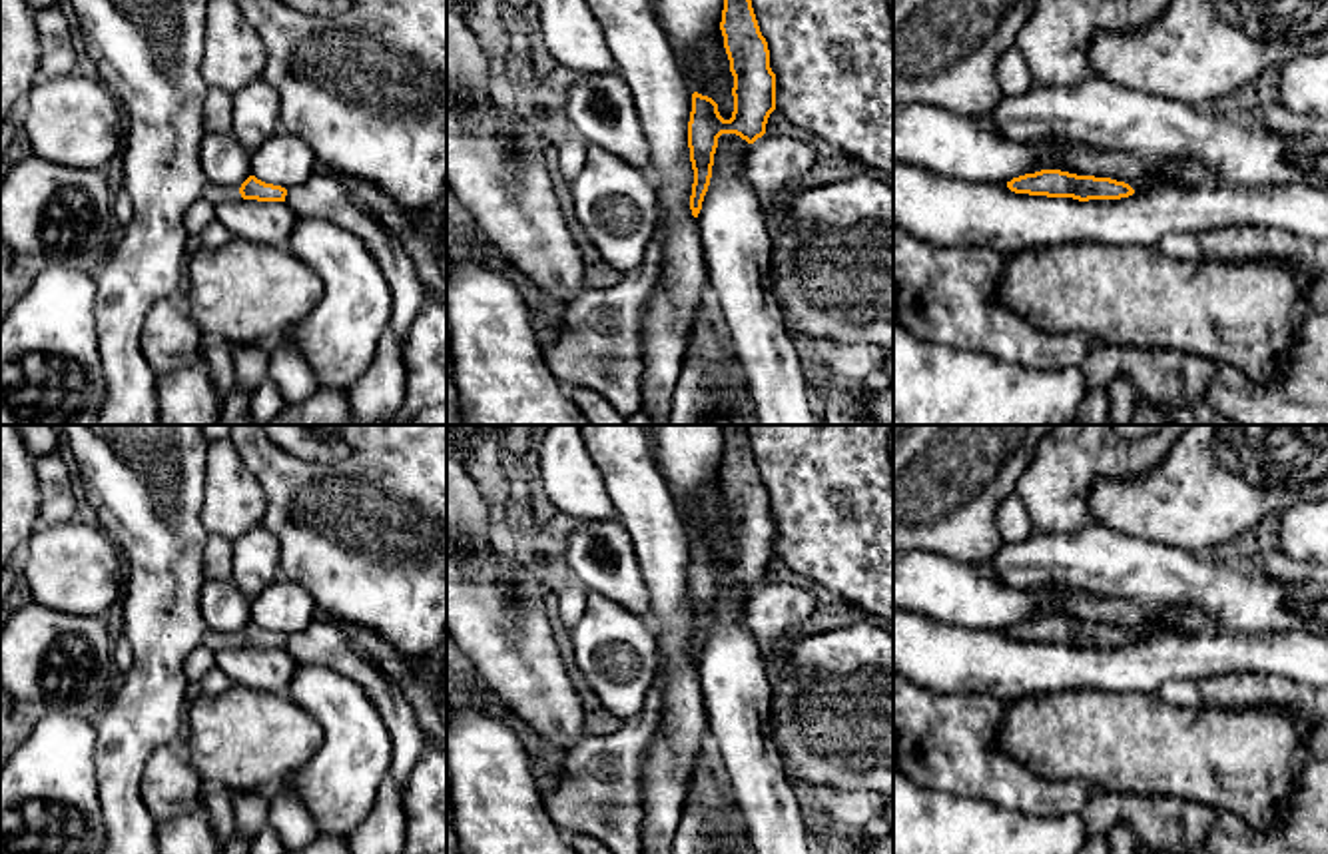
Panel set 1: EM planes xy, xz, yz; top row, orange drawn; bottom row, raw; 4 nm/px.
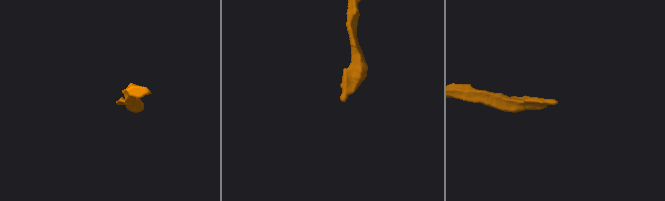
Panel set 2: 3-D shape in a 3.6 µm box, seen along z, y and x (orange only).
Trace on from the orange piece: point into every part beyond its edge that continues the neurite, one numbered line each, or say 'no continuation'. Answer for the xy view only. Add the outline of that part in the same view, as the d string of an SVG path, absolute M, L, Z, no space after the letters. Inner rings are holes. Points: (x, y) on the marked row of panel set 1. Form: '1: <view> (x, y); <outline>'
1: xy (212, 192); M205 184L201 196L213 206L223 204L227 200L239 200L241 194L237 188L219 188L215 184Z

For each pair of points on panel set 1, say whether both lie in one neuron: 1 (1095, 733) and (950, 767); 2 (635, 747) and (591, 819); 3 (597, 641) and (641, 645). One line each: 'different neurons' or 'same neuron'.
1: different neurons
2: same neuron
3: same neuron

